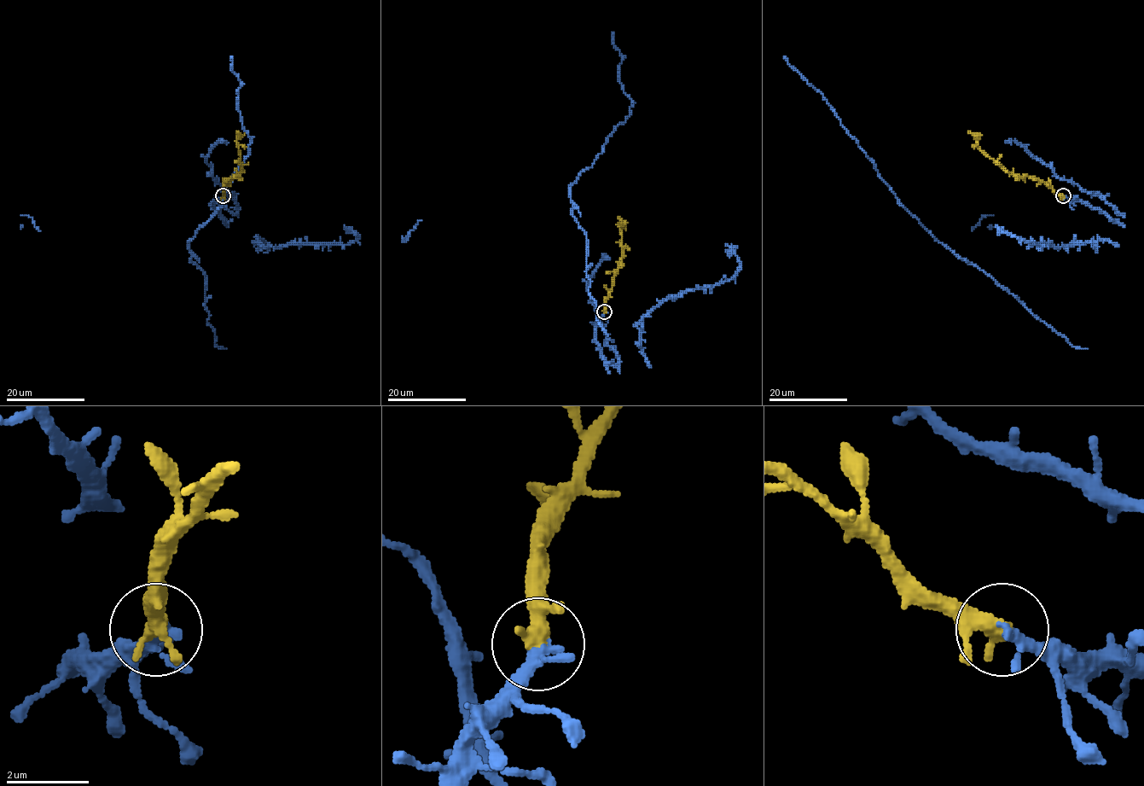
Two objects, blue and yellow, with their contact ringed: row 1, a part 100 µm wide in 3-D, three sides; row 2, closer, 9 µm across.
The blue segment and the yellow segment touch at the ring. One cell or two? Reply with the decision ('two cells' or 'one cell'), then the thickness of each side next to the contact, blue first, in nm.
one cell | 240/340 nm

